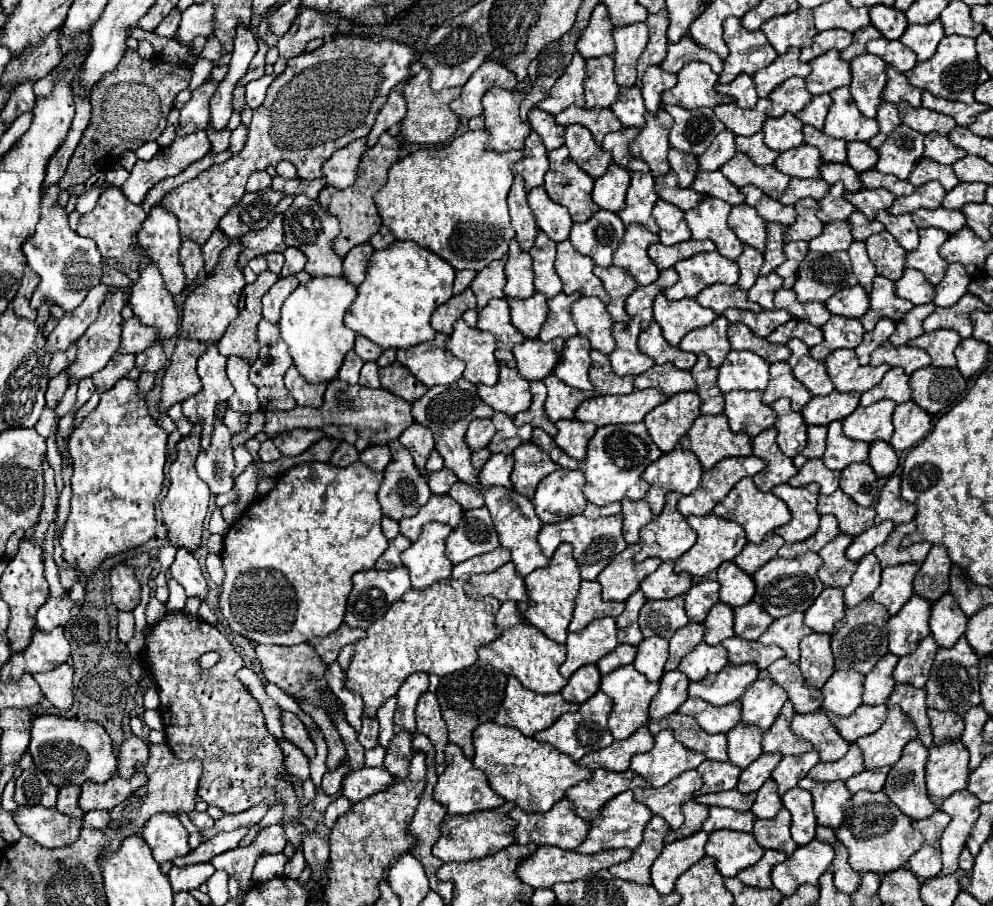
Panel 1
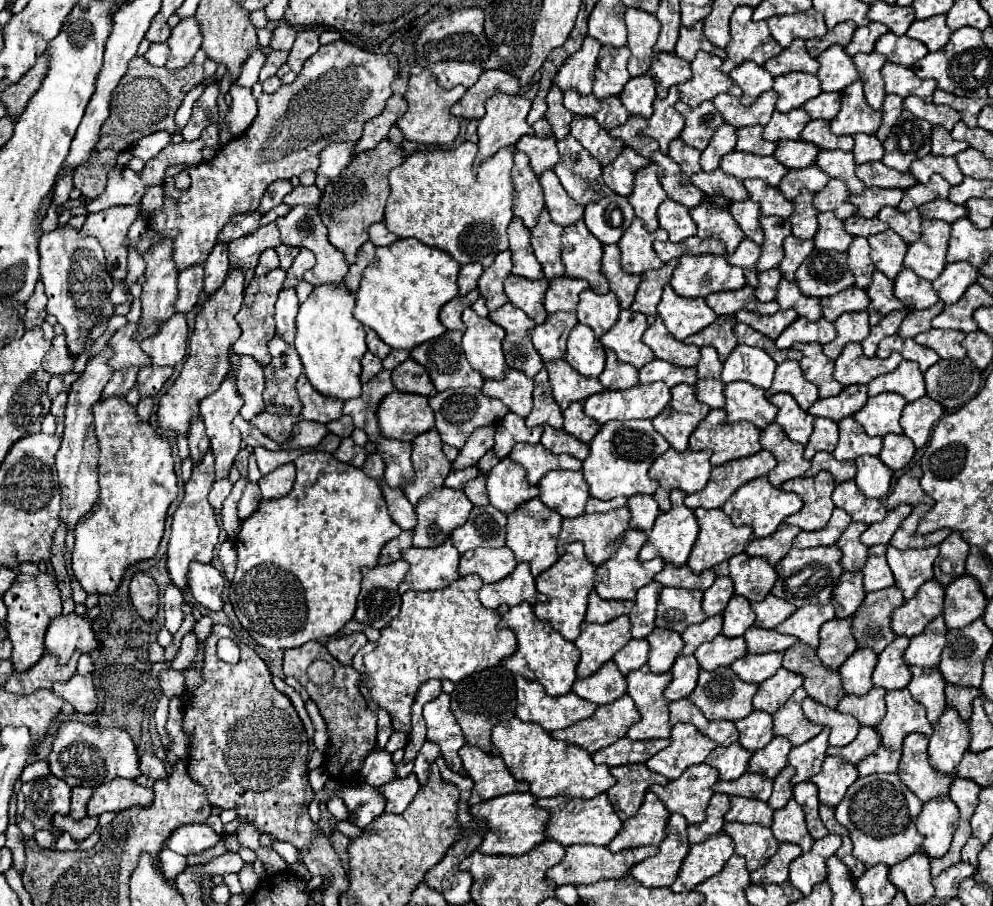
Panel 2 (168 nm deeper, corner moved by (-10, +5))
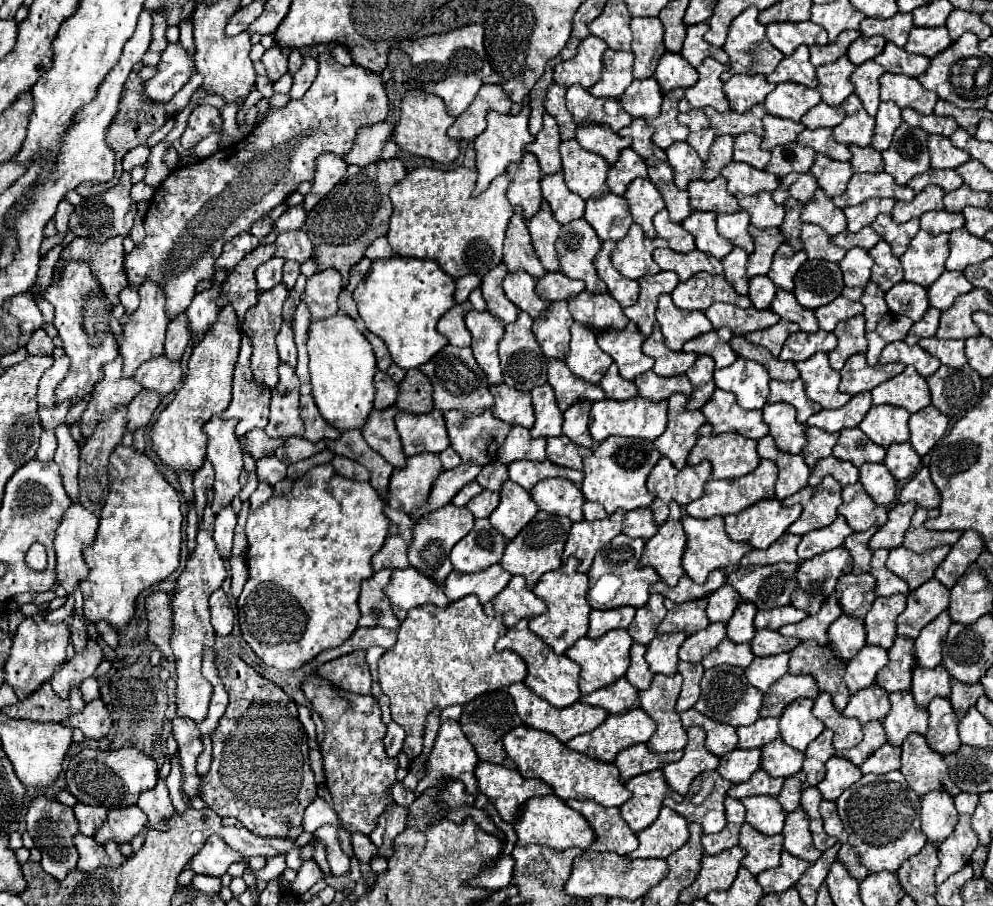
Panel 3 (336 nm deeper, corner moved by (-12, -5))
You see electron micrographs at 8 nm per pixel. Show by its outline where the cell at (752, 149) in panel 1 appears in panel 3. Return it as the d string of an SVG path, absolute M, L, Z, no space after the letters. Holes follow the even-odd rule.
M742 133L734 139L734 161L748 163L756 169L764 169L770 161L770 153L760 149L760 137L754 133Z

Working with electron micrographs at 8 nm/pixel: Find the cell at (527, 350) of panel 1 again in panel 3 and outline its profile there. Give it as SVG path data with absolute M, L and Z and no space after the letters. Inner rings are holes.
M566 301L552 303L550 309L546 311L546 317L534 321L532 333L548 359L560 359L560 361L566 359L572 323L574 319L568 311Z

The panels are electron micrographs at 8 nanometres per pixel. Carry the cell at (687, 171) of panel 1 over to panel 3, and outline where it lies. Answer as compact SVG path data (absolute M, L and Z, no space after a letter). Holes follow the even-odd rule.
M688 143L670 145L670 149L666 149L666 155L668 163L674 169L674 183L678 185L678 189L686 189L690 181L702 179L704 163Z

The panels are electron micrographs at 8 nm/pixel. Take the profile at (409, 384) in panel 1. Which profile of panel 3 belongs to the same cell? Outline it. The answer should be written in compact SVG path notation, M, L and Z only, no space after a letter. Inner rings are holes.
M410 369L398 385L396 407L408 413L430 413L434 409L432 403L430 379L420 369Z

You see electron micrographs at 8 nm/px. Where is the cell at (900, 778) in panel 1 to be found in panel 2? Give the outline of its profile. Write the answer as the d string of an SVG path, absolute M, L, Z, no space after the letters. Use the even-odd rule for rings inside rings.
M910 733L904 737L902 759L900 759L900 779L916 797L926 803L930 799L948 797L948 789L952 783L952 775L940 773L930 765L928 753L928 737L922 733Z

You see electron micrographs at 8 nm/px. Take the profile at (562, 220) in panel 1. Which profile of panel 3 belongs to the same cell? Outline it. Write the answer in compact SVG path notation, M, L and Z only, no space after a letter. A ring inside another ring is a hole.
M562 173L546 175L540 185L542 185L542 195L550 203L554 219L560 225L566 225L566 223L584 215L584 203L586 201L580 195L568 191L568 187L564 185Z

